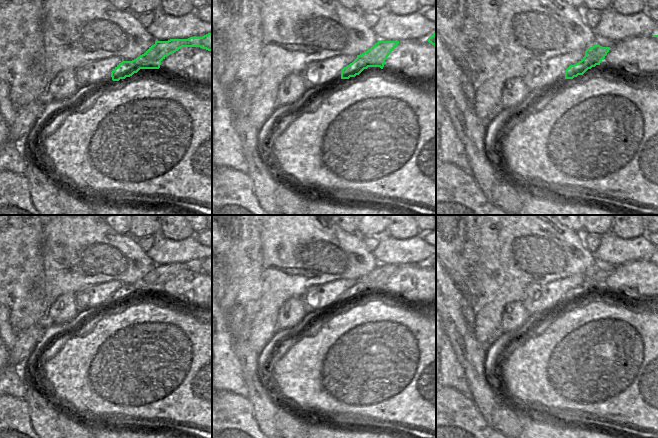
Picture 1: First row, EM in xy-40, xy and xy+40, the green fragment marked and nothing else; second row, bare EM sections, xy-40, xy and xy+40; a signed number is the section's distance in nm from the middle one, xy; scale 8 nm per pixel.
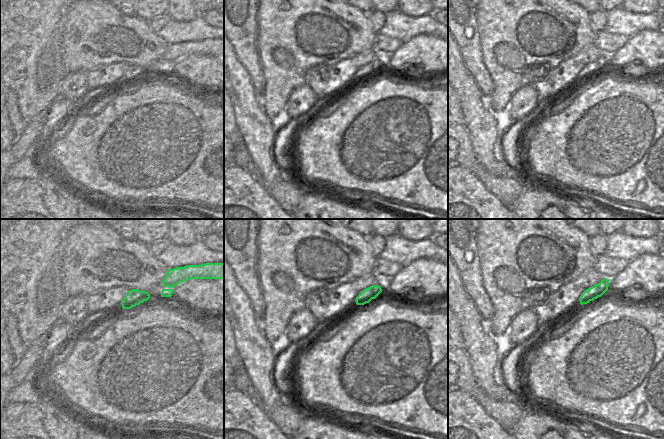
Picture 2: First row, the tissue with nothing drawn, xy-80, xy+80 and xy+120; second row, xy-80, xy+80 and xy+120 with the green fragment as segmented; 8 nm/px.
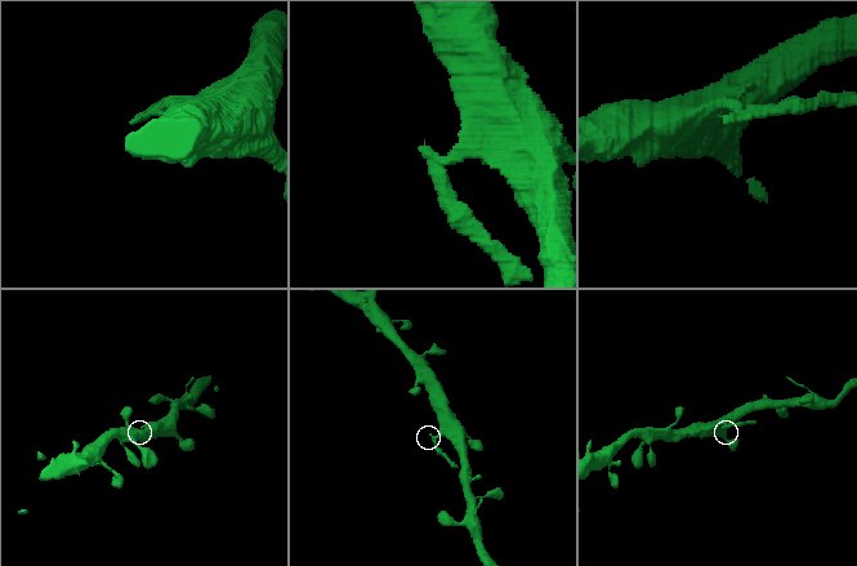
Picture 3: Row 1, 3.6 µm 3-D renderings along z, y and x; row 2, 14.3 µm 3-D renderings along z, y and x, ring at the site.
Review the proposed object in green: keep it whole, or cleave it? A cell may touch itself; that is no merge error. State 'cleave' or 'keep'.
cleave

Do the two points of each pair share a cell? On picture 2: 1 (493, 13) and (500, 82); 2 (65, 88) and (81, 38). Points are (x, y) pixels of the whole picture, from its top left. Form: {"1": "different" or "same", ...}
{"1": "same", "2": "different"}

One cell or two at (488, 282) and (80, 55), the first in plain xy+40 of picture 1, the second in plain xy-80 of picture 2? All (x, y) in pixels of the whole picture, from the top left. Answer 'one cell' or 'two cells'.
one cell

